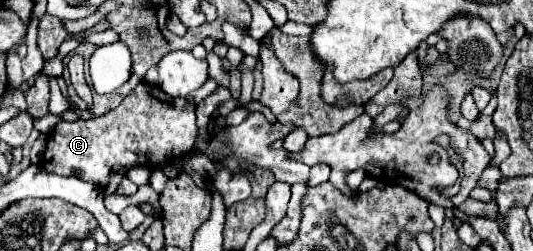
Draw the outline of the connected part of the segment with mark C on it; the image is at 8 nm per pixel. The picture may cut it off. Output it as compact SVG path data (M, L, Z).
M138 83L138 87L126 95L114 111L102 117L74 123L60 121L48 135L42 167L58 175L70 175L72 169L80 169L84 181L106 189L124 165L164 163L168 157L180 161L184 155L190 155L194 151L196 133L198 127L192 105L186 103L186 109L180 105L176 107L176 99L168 97L160 87Z

